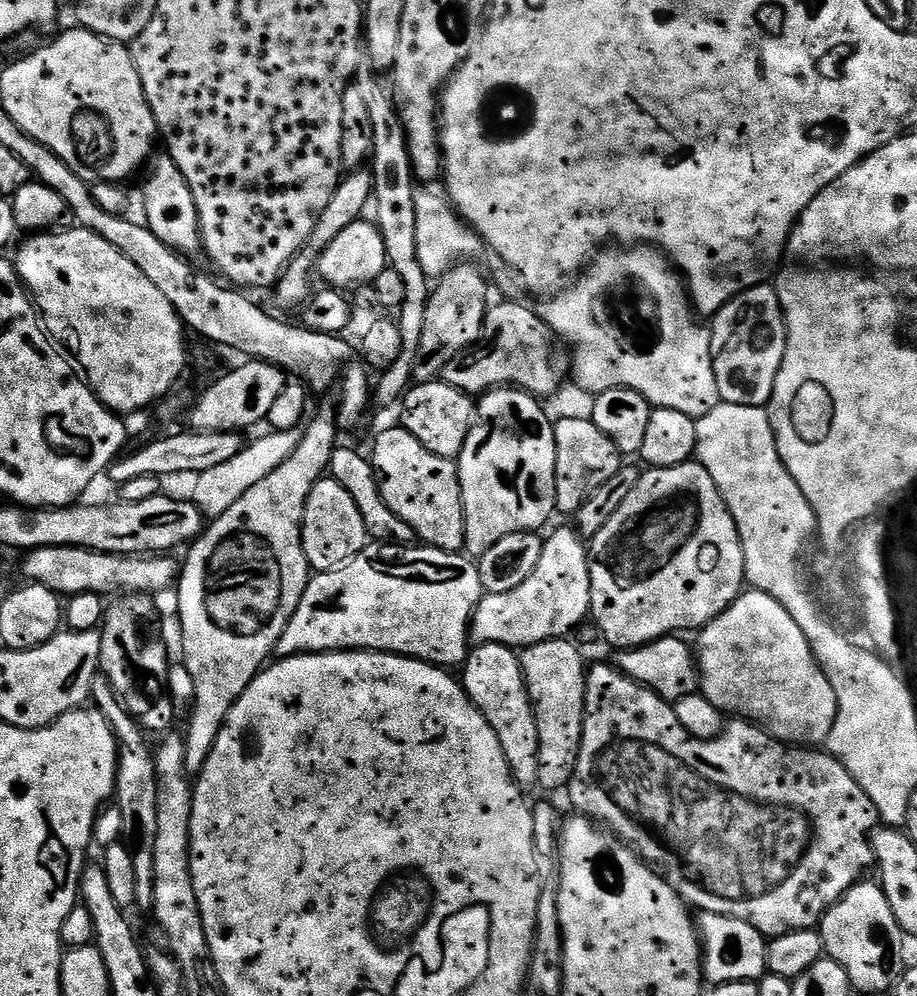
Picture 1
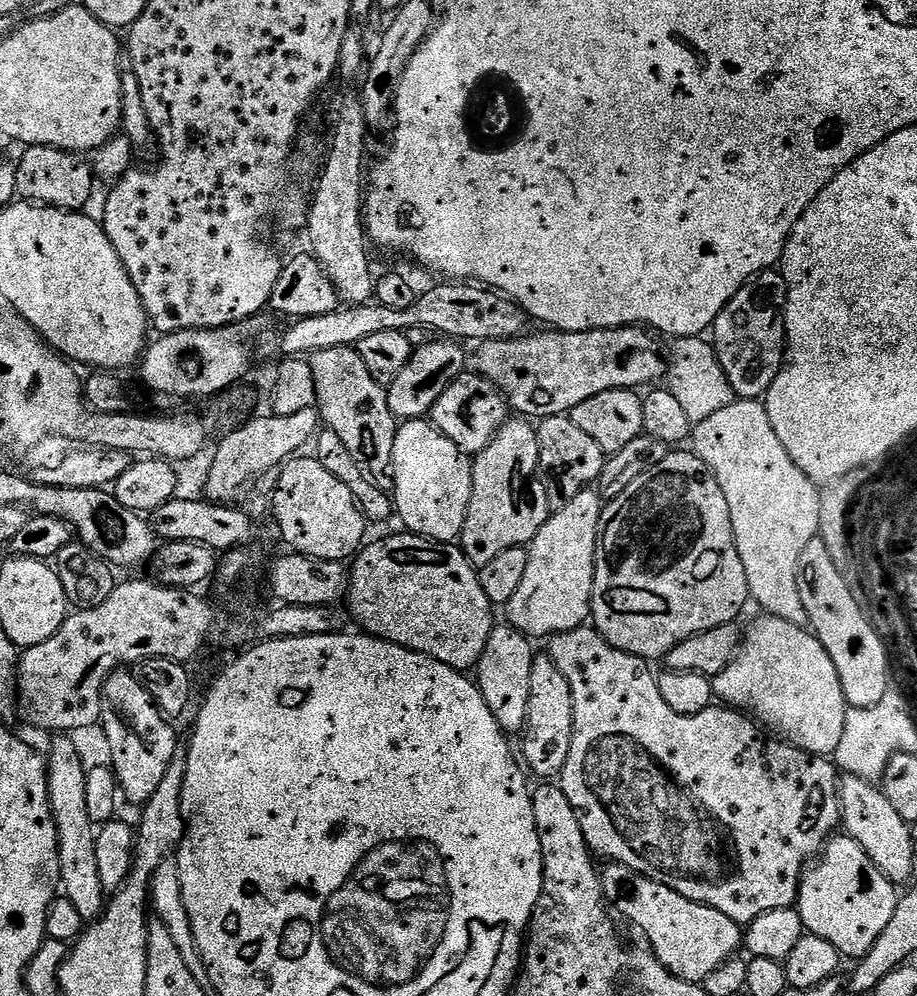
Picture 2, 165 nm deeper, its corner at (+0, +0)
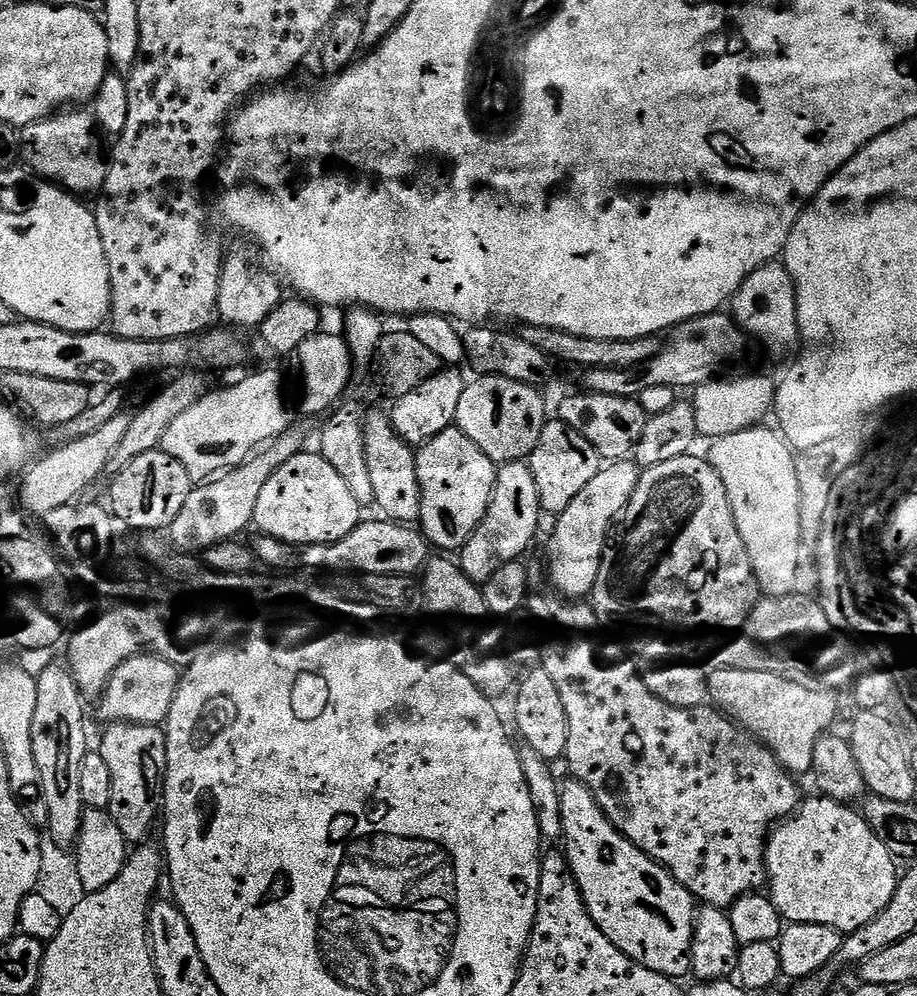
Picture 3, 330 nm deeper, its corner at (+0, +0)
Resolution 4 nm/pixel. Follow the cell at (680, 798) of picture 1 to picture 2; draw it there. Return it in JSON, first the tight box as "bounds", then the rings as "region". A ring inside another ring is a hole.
{"bounds":[546,626,842,926],"region":[[[585,626],[560,632],[551,637],[547,644],[546,654],[554,662],[554,666],[562,670],[562,678],[570,682],[570,694],[574,698],[574,730],[570,758],[566,758],[566,766],[559,774],[558,783],[566,798],[570,798],[574,814],[578,814],[578,826],[582,826],[588,849],[597,857],[605,856],[605,861],[626,865],[647,880],[670,886],[670,890],[682,894],[682,898],[690,898],[714,910],[722,910],[726,918],[741,926],[752,924],[754,918],[770,914],[770,910],[793,907],[800,899],[800,882],[804,879],[810,862],[823,853],[828,841],[842,824],[840,799],[836,793],[838,769],[835,763],[829,757],[803,752],[801,748],[795,748],[783,739],[760,736],[761,729],[745,713],[727,706],[713,706],[702,710],[702,714],[693,716],[670,710],[670,706],[666,706],[666,698],[662,698],[657,673],[652,673],[653,665],[641,656],[618,650],[606,637],[601,636],[595,627]]]}

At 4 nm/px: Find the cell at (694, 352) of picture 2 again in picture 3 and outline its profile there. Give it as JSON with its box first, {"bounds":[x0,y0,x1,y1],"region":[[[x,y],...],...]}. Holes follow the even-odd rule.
{"bounds":[690,376,777,438],"region":[[[740,376],[737,380],[717,378],[695,389],[690,403],[694,409],[696,431],[701,437],[715,438],[726,434],[738,434],[738,430],[755,428],[769,419],[776,403],[777,381],[768,376]]]}

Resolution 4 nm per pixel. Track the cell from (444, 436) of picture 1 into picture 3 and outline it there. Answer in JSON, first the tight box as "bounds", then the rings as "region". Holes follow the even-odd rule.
{"bounds":[455,375,546,466],"region":[[[477,375],[472,379],[476,380],[469,379],[462,390],[455,427],[460,428],[462,434],[466,434],[466,438],[470,438],[470,442],[474,442],[474,446],[478,446],[478,450],[482,450],[482,454],[486,454],[486,458],[490,458],[497,466],[527,461],[534,446],[538,444],[538,434],[542,434],[546,423],[541,389],[501,376]]]}

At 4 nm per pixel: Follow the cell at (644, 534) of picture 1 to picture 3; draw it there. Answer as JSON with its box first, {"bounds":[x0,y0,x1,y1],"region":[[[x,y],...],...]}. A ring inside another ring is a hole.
{"bounds":[590,454,762,662],"region":[[[689,454],[678,458],[670,458],[670,462],[662,462],[658,466],[650,466],[641,471],[638,486],[634,490],[630,502],[620,513],[619,521],[615,525],[608,543],[604,546],[602,566],[598,570],[598,582],[594,586],[590,597],[590,603],[596,611],[599,627],[601,629],[609,628],[613,632],[613,634],[611,633],[613,637],[621,636],[621,638],[616,638],[623,641],[637,657],[645,656],[648,662],[664,662],[669,658],[687,657],[684,655],[691,650],[692,639],[699,632],[735,633],[744,627],[744,623],[748,621],[748,615],[756,609],[756,602],[762,596],[760,587],[756,585],[756,575],[750,566],[750,554],[746,554],[742,534],[738,534],[738,526],[734,522],[734,514],[730,506],[730,498],[726,494],[726,486],[714,470],[714,466],[708,463],[703,455],[696,455]]]}

